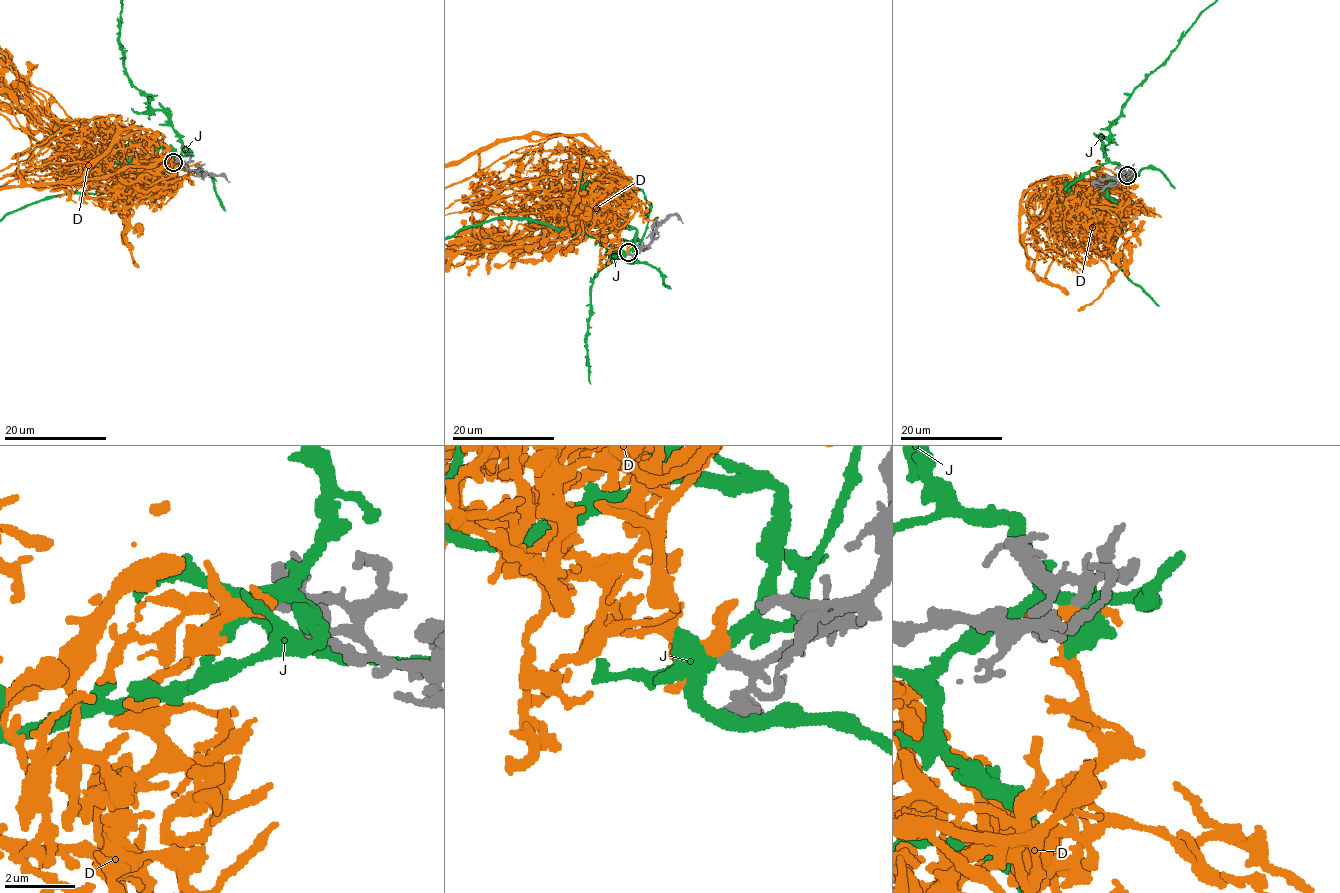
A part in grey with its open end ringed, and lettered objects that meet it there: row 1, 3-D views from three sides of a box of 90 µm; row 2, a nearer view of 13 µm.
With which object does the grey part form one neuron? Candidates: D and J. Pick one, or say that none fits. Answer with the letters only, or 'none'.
D

